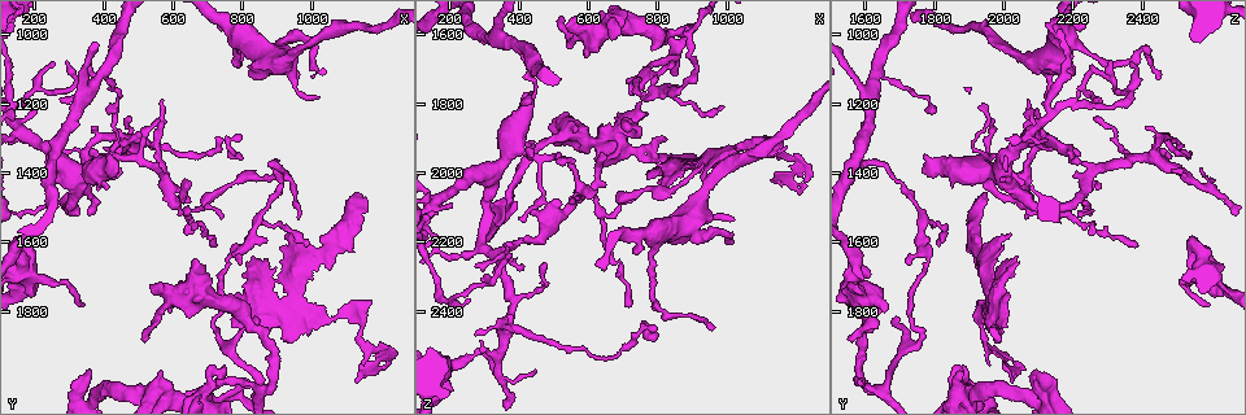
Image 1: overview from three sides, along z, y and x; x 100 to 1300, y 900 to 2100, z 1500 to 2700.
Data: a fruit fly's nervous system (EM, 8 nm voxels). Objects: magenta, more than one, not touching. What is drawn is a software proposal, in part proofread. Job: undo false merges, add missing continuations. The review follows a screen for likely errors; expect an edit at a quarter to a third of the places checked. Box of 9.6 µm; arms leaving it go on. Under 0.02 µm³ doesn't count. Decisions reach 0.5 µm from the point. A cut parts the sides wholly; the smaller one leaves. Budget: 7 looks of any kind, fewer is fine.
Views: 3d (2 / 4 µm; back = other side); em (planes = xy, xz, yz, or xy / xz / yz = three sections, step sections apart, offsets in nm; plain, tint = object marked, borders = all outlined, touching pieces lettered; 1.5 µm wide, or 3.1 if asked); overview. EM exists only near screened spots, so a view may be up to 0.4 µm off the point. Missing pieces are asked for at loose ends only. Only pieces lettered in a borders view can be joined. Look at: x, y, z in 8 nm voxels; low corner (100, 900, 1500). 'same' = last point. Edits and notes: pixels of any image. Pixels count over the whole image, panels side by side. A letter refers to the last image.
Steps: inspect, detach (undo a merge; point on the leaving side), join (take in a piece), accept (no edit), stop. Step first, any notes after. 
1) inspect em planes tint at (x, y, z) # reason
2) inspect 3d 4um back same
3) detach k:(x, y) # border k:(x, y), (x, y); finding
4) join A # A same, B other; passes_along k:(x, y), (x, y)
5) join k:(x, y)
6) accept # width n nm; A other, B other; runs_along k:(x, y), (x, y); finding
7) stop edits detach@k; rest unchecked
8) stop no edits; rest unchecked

inspect em planes borders at (660, 1420, 1950)

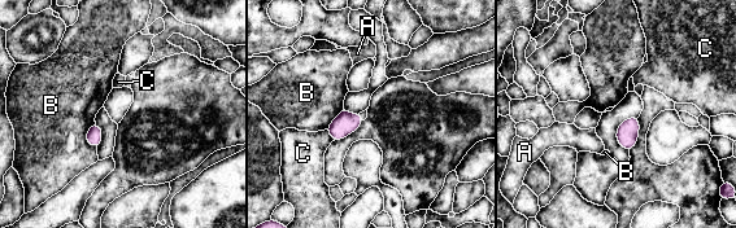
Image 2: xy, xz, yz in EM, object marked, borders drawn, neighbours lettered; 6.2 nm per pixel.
accept # longest_contact B 180 nm; A other, B other, C other; none of them fits

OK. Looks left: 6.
inspect em xz step 8 tint at (800, 1350, 2470) # thin end

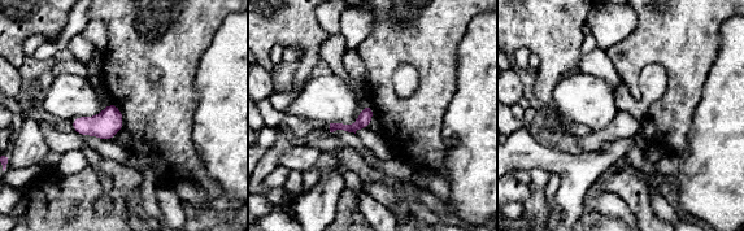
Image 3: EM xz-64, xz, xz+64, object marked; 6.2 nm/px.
inspect em planes borders same

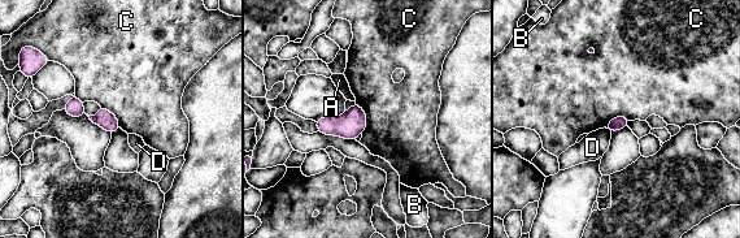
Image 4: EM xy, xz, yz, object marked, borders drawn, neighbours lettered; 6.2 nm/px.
accept # longest_contact C 200 nm; A other, B other, C other, D other; border 4:(355, 102), (366, 116), (362, 133); no lettered piece goes on from it

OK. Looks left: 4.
inspect 3d 2um at (700, 1620, 2380) # an open end

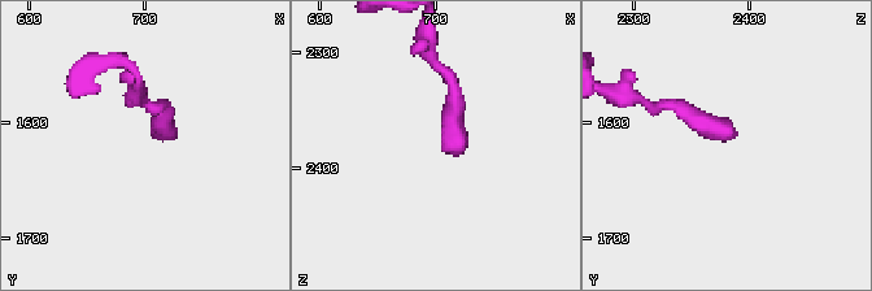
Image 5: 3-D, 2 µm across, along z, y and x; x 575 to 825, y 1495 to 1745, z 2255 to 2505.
inspect em planes plain at (702, 1612, 2380) # need the tissue

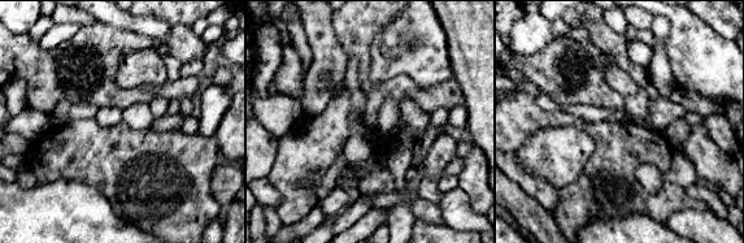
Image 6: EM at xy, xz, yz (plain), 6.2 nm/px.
inspect em planes borders same # what lies round it

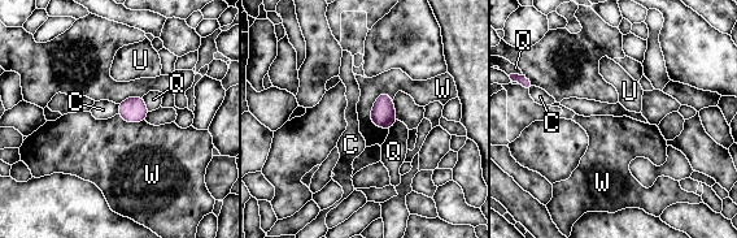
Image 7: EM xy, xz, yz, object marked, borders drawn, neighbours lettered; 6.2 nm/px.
accept # width 160 nm; C other, Q other, U other, W other; border 7:(382, 91), (370, 120), (388, 130); none of them fits

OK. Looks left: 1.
stop no edits; rest unchecked

